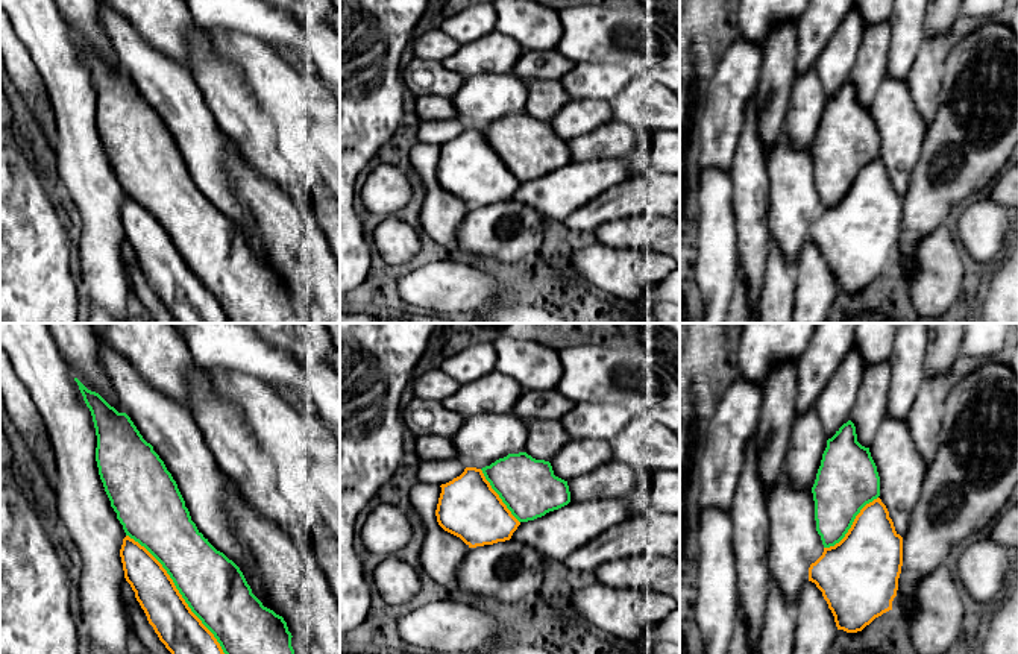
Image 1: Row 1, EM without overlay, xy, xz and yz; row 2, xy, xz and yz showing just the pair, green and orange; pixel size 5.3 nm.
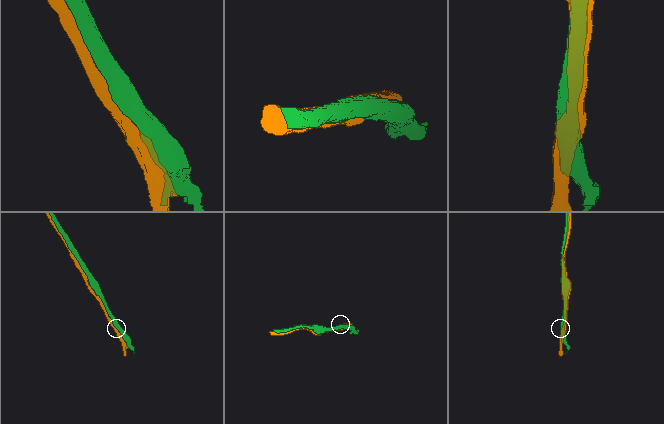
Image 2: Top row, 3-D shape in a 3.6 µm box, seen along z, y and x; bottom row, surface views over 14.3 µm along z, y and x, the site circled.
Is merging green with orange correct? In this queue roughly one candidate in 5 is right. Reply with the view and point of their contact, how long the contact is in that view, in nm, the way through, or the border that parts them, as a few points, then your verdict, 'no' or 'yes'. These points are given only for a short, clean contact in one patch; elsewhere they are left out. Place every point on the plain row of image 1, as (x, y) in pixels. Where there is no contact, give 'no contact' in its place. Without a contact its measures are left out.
xy (182, 257) | 850 nm | no

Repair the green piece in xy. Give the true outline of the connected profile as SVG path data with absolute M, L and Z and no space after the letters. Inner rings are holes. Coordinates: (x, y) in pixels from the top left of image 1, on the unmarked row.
M77 38L74 41L93 76L99 135L126 196L162 225L191 272L220 303L228 323L296 323L287 282L262 266L240 228L197 190L176 141L153 106L143 99L126 73L118 73Z

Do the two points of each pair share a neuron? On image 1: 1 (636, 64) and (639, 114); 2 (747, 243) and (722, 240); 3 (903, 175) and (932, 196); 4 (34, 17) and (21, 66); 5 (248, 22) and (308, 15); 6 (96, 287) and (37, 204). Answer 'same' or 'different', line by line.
1: same
2: different
3: different
4: different
5: different
6: different

